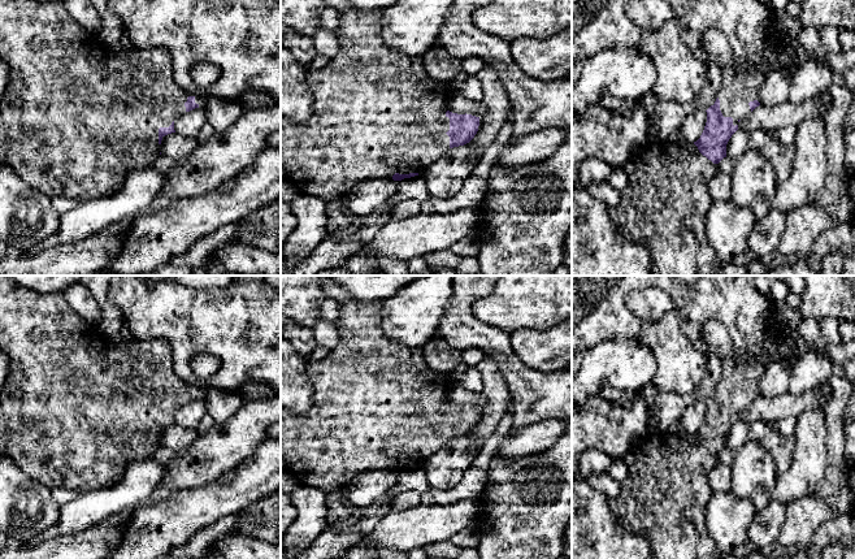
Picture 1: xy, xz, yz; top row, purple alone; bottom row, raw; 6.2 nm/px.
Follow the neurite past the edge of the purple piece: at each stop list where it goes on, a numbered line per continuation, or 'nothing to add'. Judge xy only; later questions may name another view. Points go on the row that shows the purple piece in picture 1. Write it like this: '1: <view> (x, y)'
1: xy (76, 118)

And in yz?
1: yz (741, 85)

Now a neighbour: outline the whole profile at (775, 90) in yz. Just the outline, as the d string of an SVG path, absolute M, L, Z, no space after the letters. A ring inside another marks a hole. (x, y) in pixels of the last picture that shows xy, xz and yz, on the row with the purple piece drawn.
M777 69L767 73L759 90L758 101L765 107L789 101L791 82L791 70Z

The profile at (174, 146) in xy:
M172 133L162 136L160 144L160 152L170 159L178 159L191 155L196 147L198 142L195 138L188 138L179 135L178 133Z

